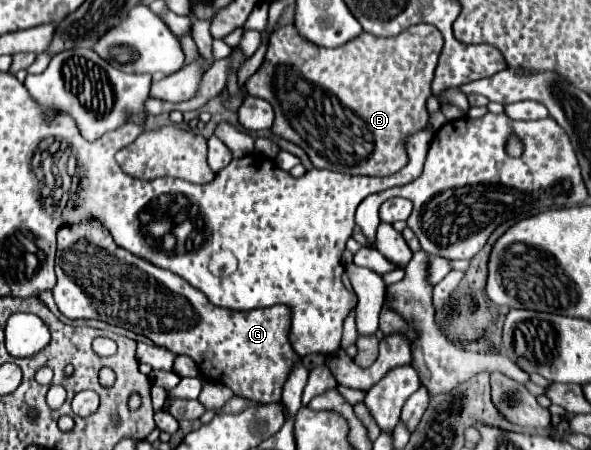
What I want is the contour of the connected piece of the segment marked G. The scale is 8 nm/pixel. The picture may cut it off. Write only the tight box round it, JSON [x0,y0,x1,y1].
[52,219,300,403]

